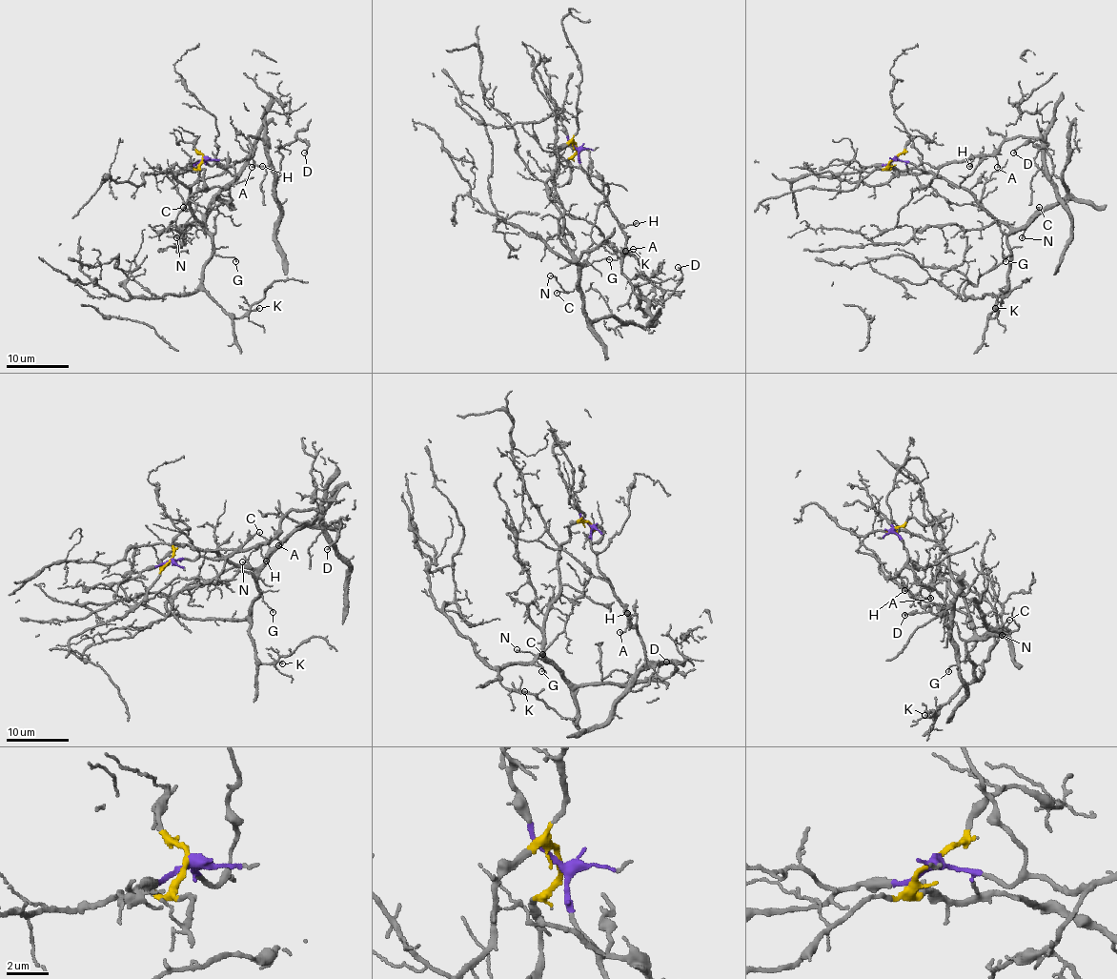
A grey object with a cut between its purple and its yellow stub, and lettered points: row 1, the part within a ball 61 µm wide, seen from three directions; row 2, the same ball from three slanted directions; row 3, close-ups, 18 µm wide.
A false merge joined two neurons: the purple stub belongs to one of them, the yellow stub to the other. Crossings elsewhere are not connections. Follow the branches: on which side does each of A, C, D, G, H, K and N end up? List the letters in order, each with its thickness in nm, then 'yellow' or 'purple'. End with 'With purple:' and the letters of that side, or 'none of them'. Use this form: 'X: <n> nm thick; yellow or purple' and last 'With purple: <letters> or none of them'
A: 140 nm thick; purple
C: 110 nm thick; yellow
D: 130 nm thick; purple
G: 110 nm thick; yellow
H: 160 nm thick; purple
K: 120 nm thick; yellow
N: 120 nm thick; yellow
With purple: A, D, H

